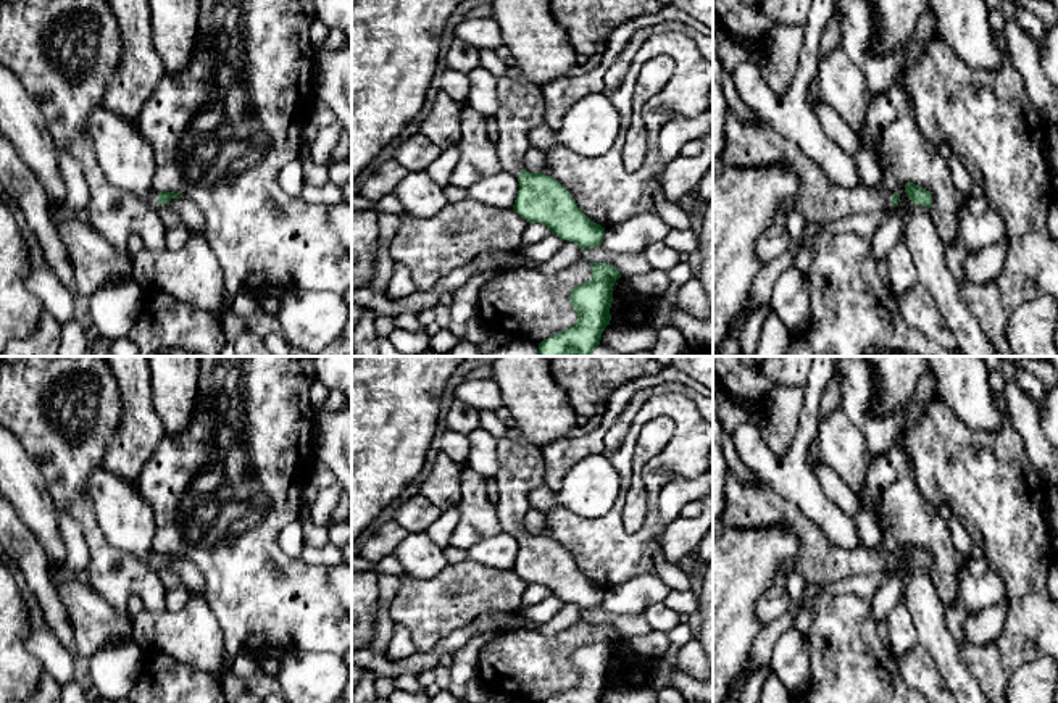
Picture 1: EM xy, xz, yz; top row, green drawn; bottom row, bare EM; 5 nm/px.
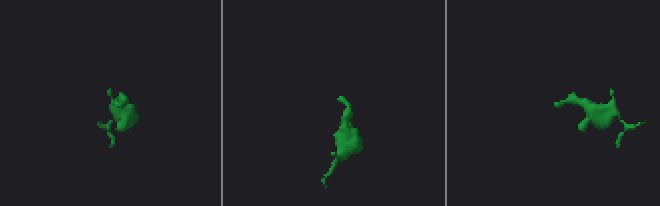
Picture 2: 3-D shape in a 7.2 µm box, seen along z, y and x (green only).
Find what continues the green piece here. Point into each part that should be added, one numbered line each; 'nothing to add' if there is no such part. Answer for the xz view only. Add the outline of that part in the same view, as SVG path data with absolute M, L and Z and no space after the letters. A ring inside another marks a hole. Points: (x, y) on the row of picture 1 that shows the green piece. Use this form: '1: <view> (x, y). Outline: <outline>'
1: xz (520, 103). Outline: M510 73L497 79L497 92L498 160L505 171L518 176L531 147L527 134L534 126L544 124L542 89Z

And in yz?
1: yz (820, 200). Outline: M727 108L724 131L724 164L752 168L784 163L798 176L800 189L794 203L806 223L832 223L892 206L893 189L884 182L877 187L861 182L852 189L837 185L797 144L768 123L747 124Z

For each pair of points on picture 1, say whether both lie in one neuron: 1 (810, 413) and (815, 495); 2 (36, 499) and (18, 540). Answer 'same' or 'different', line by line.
1: same
2: different

